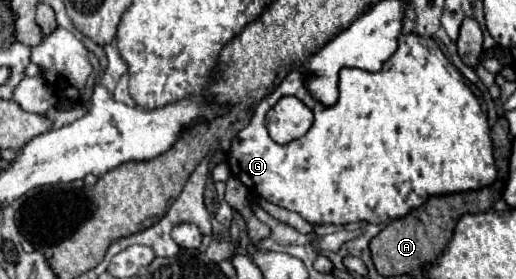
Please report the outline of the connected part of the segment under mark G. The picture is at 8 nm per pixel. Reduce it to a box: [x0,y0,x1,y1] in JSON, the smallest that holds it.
[227,34,497,224]

